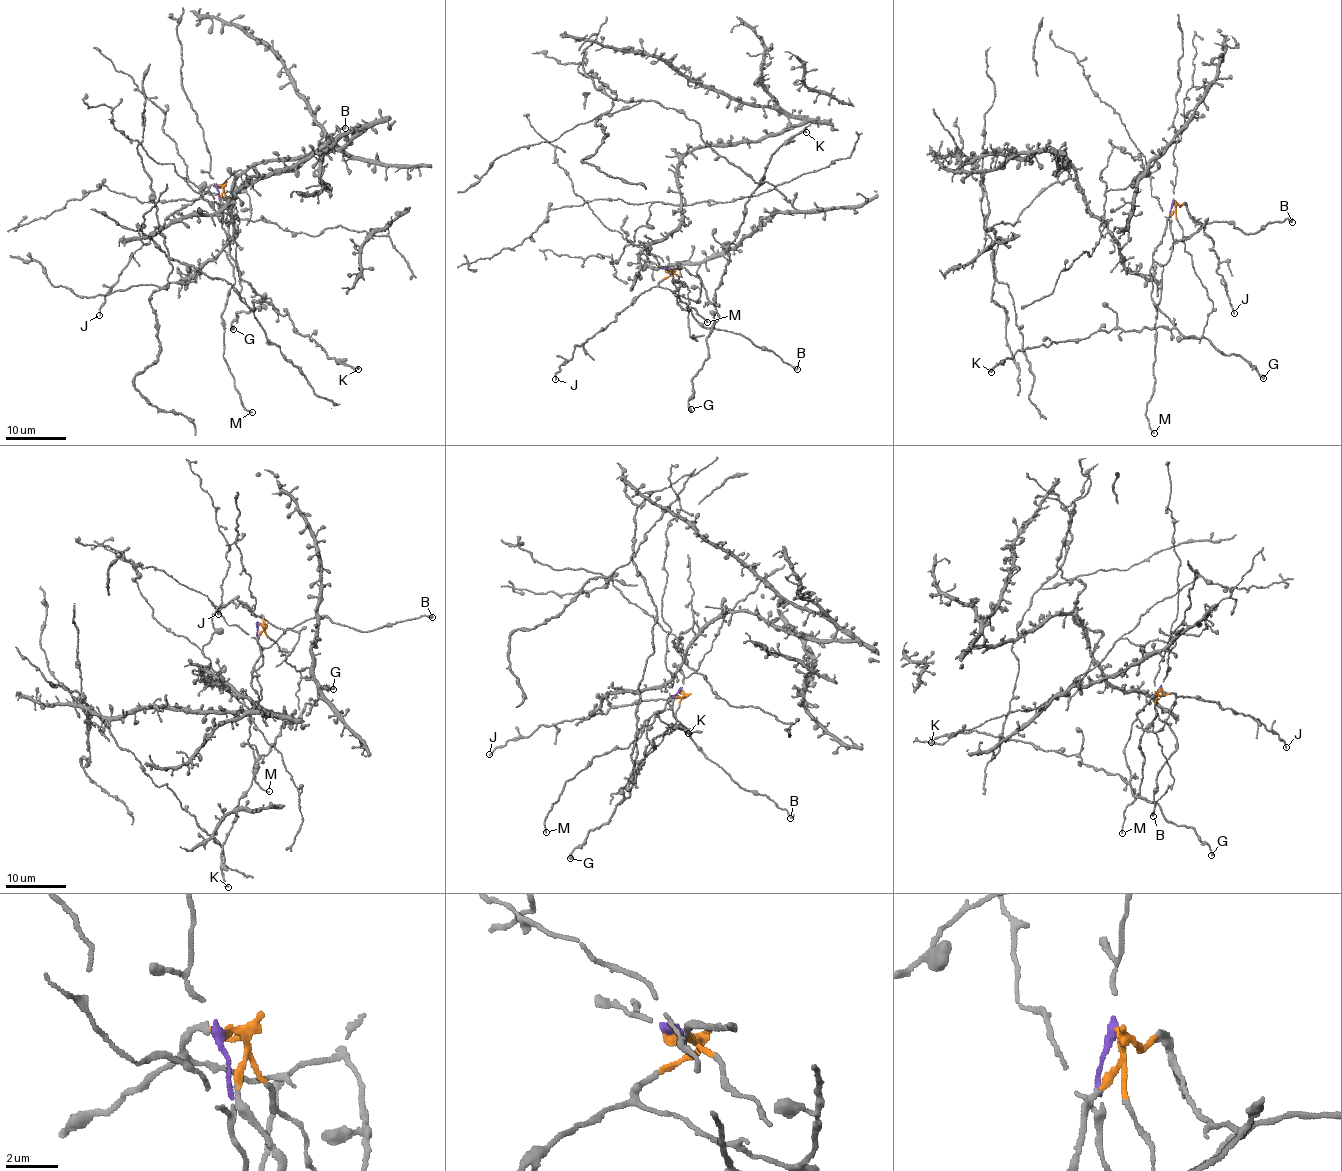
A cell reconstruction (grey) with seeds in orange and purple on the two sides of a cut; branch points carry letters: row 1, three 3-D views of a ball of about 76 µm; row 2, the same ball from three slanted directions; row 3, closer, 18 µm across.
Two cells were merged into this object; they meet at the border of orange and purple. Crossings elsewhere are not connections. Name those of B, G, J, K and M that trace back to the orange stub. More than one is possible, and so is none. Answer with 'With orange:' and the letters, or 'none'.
With orange: G, J, K

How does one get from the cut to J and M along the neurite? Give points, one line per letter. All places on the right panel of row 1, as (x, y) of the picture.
J: (1175, 202), (1179, 206), (1184, 203), (1212, 239), (1212, 249), (1218, 260), (1216, 270), (1226, 285), (1233, 313)
M: (1175, 202), (1170, 210), (1173, 245), (1163, 266), (1157, 305), (1155, 384), (1147, 406), (1148, 425), (1155, 433)

